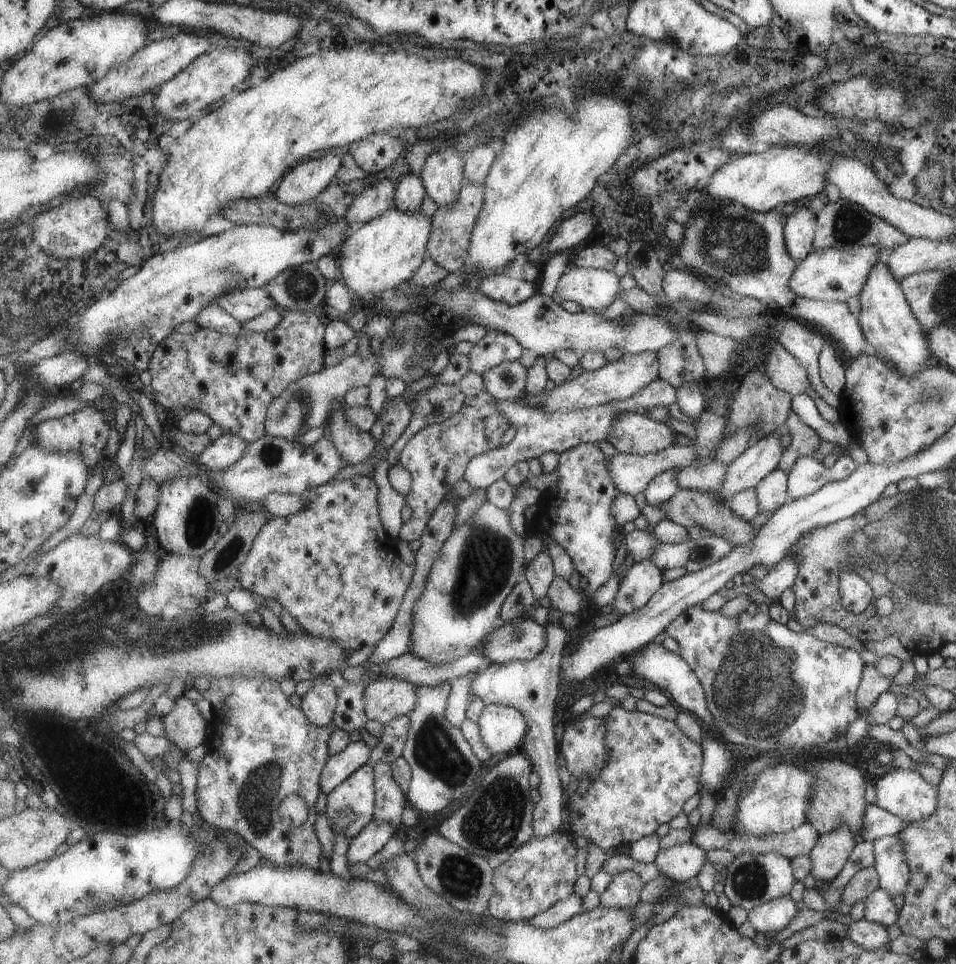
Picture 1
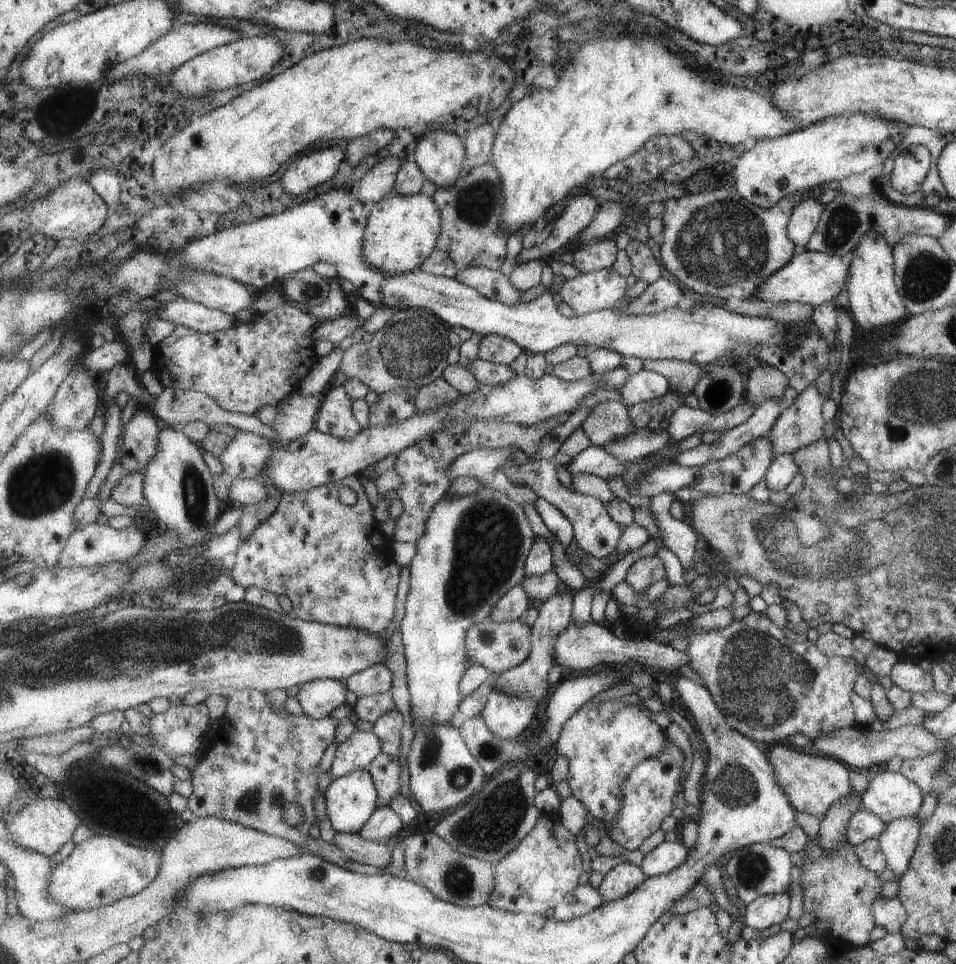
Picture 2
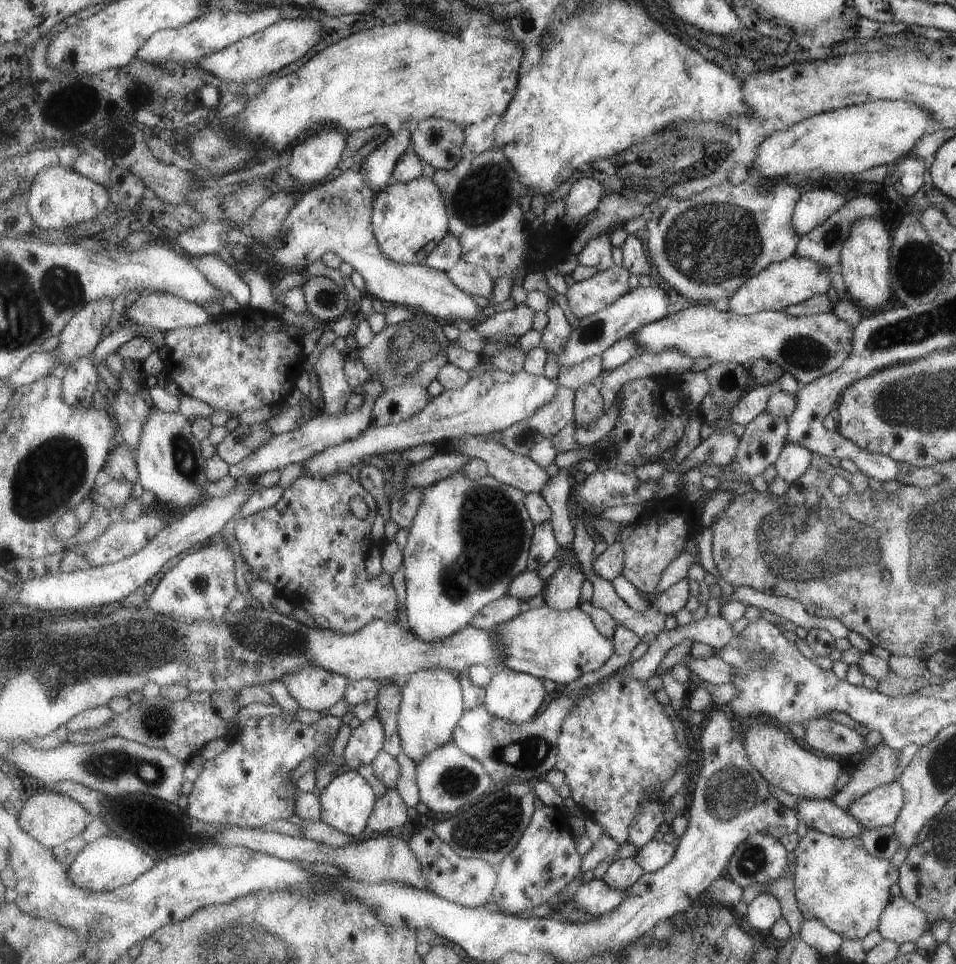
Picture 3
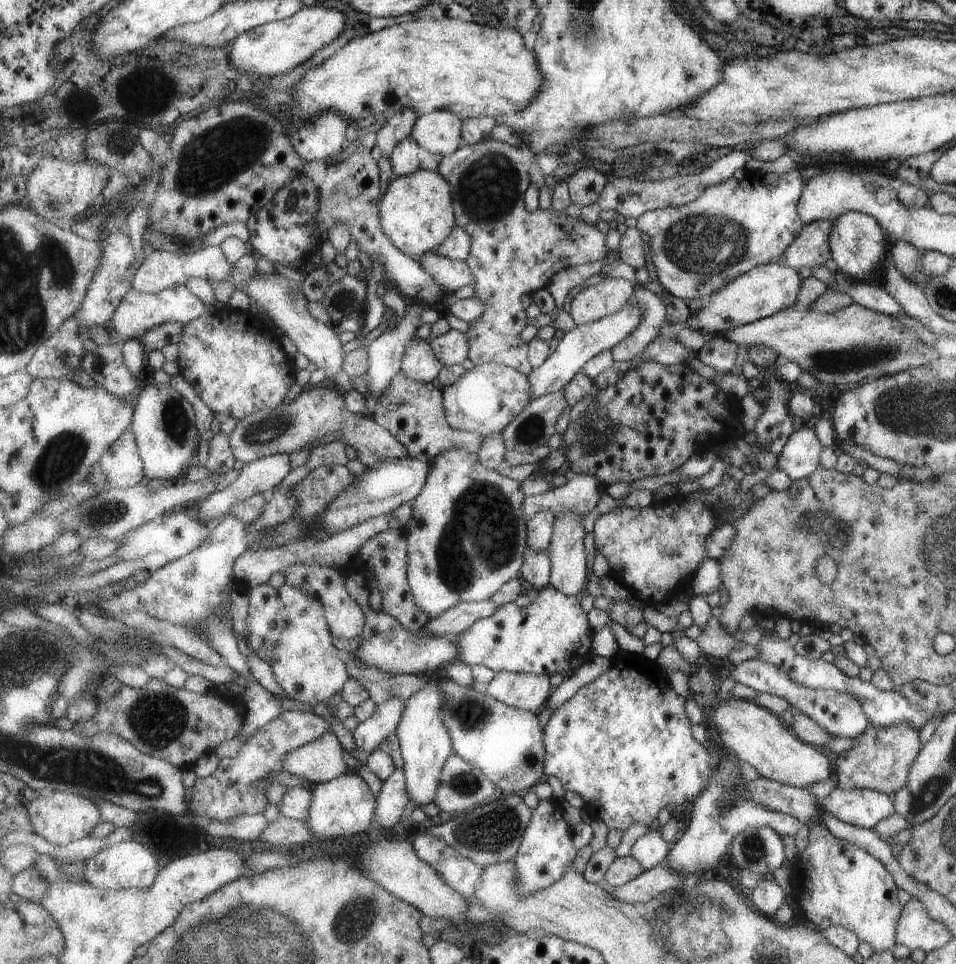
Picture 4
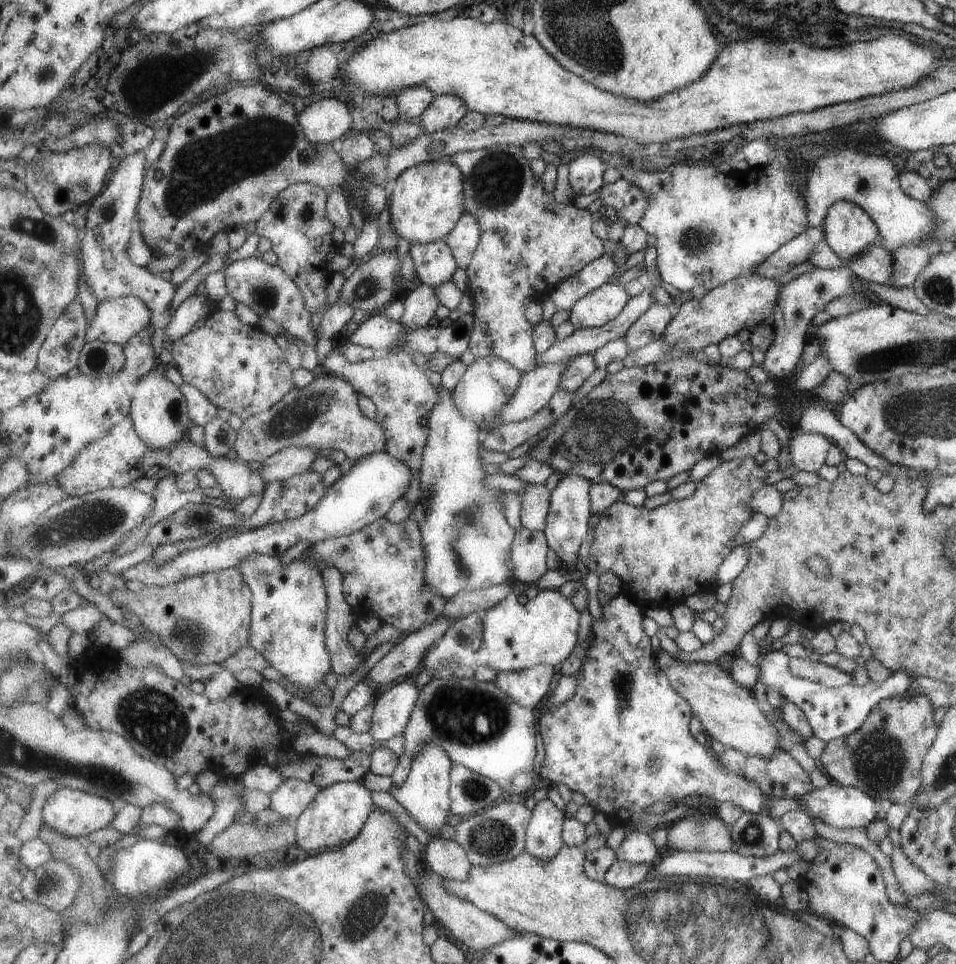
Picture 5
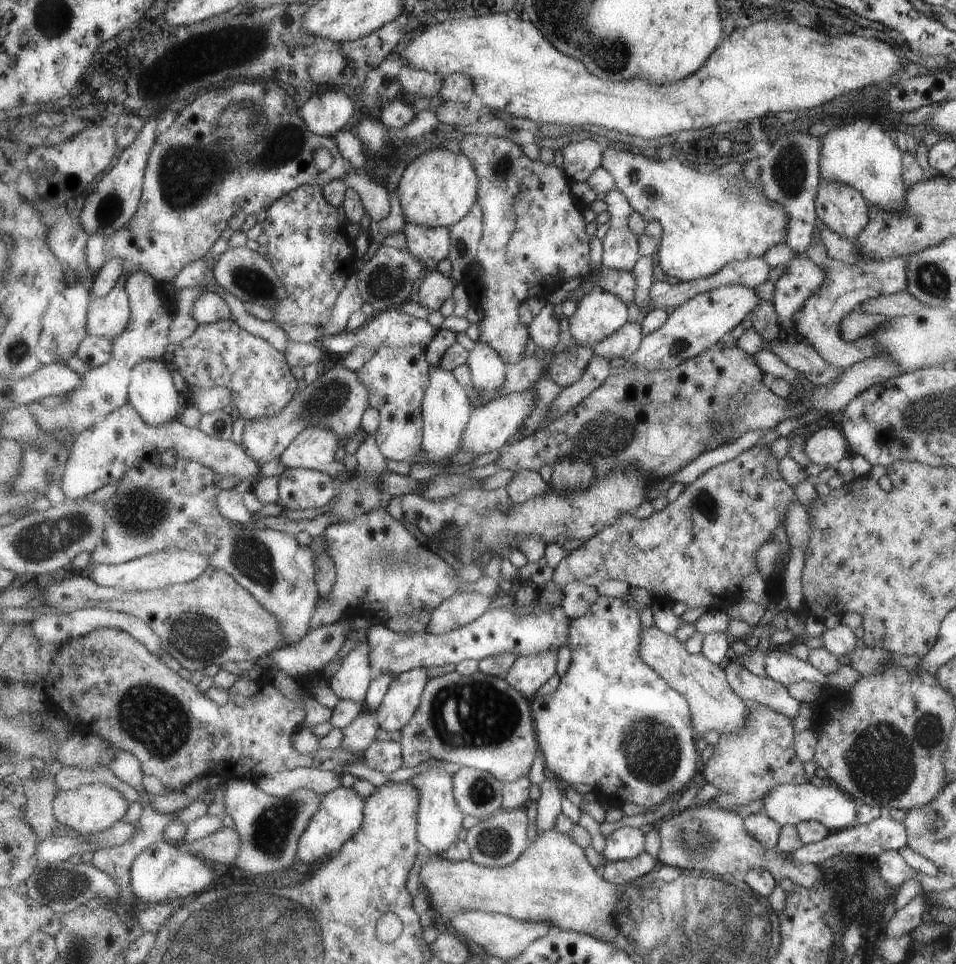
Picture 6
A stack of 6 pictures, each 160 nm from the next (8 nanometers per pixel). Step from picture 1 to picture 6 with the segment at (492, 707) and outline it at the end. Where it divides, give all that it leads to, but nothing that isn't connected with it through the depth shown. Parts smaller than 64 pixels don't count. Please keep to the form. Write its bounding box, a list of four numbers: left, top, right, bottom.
[506,651,557,698]

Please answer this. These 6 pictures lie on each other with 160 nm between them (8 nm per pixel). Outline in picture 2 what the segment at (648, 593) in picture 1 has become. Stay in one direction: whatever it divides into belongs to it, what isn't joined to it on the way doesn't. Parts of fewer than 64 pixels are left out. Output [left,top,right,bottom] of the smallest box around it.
[625,554,666,592]

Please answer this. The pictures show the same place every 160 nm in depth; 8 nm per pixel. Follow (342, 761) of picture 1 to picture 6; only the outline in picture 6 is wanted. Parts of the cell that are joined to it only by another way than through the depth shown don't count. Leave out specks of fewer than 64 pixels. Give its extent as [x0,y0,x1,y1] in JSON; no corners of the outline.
[376,667,430,731]

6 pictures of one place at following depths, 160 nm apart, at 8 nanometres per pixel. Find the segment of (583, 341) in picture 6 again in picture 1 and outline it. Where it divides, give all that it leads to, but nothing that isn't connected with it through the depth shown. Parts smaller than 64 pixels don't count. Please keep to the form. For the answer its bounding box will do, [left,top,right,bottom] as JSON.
[557,266,620,312]

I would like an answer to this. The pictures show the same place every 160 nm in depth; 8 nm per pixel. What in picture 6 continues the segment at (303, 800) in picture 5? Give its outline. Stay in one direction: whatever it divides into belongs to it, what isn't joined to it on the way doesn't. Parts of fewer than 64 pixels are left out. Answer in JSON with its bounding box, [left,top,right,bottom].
[255,767,343,798]

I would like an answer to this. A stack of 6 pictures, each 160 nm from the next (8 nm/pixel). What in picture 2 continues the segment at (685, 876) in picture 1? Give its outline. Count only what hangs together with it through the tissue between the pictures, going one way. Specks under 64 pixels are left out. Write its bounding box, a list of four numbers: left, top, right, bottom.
[641,840,689,877]

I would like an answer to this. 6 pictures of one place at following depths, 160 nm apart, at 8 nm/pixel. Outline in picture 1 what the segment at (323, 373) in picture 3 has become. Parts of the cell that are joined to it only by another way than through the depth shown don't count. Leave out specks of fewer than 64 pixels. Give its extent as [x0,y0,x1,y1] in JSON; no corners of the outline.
[327,402,376,465]

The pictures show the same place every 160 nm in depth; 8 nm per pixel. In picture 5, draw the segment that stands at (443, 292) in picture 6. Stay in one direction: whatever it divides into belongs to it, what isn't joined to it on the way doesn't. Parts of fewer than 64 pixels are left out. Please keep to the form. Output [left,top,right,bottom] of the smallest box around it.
[401,282,441,329]

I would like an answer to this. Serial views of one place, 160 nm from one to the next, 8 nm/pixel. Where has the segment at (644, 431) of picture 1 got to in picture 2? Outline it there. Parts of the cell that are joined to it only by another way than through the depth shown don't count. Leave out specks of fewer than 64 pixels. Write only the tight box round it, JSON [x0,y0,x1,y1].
[582,401,638,447]

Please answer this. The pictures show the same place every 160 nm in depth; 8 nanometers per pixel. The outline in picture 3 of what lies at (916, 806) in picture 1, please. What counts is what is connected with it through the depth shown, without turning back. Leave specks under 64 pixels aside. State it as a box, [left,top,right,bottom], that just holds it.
[846,782,904,829]

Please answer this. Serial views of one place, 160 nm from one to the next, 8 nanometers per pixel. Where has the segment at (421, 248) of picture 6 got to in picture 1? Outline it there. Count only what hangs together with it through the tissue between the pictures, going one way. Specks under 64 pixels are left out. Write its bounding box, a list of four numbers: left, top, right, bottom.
[476,273,537,305]

